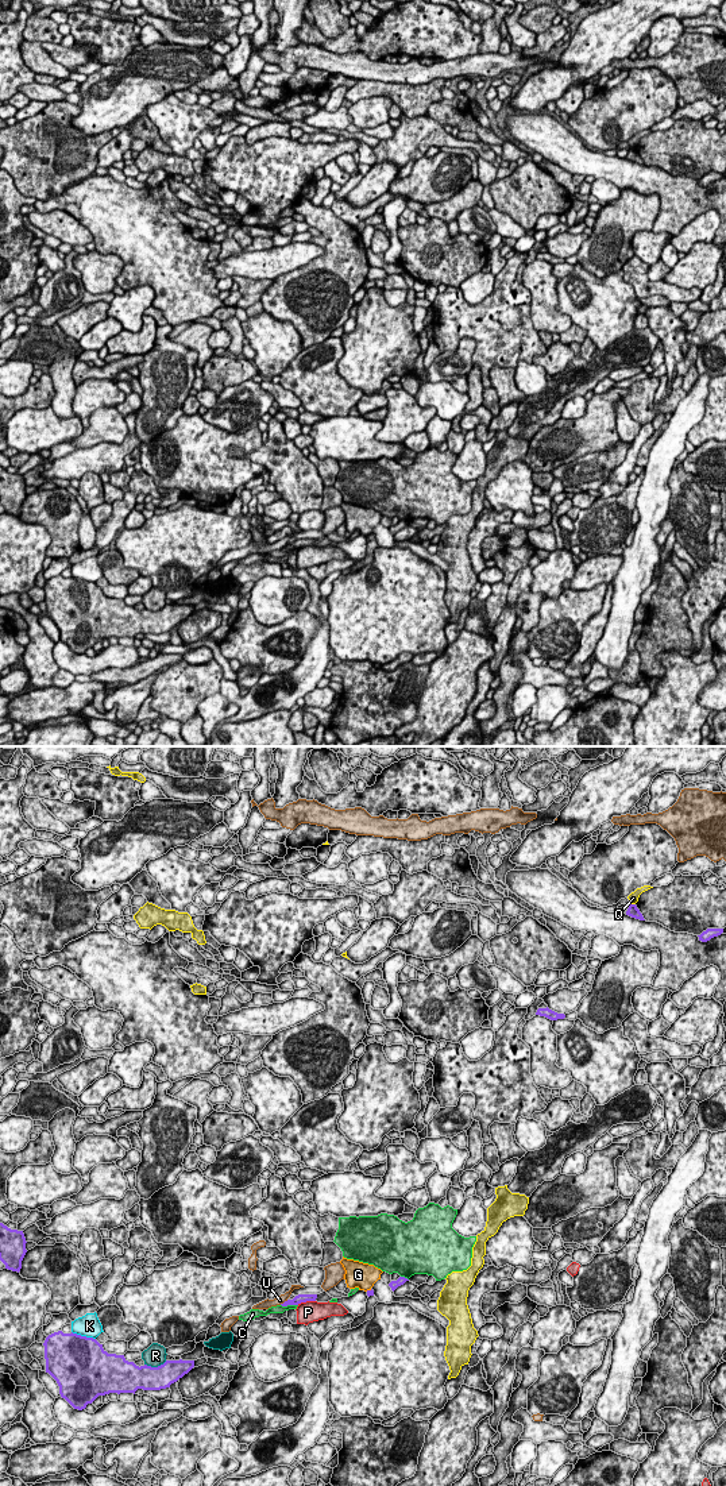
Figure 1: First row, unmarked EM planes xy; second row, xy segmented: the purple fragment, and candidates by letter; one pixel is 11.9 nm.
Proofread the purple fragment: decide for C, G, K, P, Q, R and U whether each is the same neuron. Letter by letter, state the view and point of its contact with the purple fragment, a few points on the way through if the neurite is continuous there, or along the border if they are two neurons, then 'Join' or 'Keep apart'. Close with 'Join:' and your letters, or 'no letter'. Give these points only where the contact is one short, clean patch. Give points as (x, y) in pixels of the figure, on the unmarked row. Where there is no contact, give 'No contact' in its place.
C: Touches purple at xy (289, 548). Keep apart
G: Touches purple at xy (369, 535). Keep apart
K: Touches purple at xy (84, 581). Keep apart
P: Touches purple at xy (305, 545). Boundary: xy (315, 544), (297, 548). Keep apart
Q: Touches purple at xy (633, 149). Keep apart
R: Touches purple at xy (155, 612). Keep apart
U: Touches purple at xy (285, 545). Keep apart
Join: no letter

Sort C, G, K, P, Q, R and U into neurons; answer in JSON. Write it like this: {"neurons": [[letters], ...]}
{"neurons": [["C"], ["G"], ["K"], ["P"], ["Q"], ["R"], ["U"]]}

